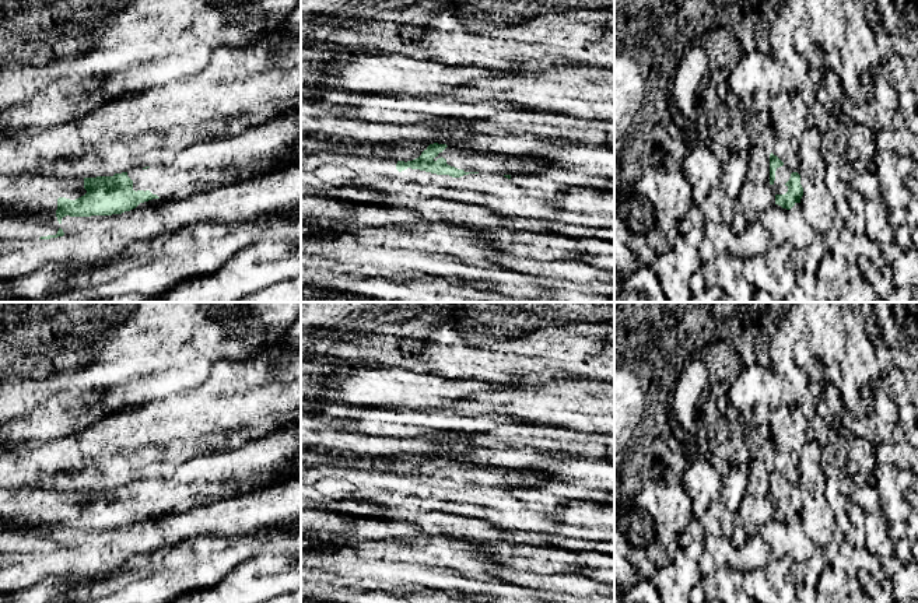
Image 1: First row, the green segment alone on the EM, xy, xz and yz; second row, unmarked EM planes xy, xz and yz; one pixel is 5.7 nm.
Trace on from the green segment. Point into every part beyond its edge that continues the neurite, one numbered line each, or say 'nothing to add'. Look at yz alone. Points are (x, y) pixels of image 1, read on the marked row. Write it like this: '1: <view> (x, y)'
1: yz (782, 174)
2: yz (787, 227)

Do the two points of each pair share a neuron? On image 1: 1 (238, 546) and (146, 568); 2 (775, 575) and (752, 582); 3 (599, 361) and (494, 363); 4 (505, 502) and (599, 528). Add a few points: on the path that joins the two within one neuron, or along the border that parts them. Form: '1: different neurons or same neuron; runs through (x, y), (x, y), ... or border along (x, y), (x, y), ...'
1: same neuron; runs through (216, 556), (184, 568), (168, 568)
2: same neuron; runs through (770, 581), (757, 582)
3: same neuron; runs through (573, 358), (521, 358)
4: different neurons; border along (547, 515), (560, 525)

